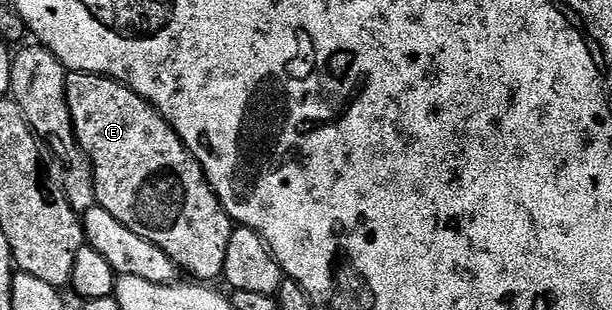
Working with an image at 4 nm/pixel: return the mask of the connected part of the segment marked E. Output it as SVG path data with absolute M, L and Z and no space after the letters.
M87 71L67 74L66 100L78 144L94 167L97 206L108 209L120 225L128 225L128 229L164 249L170 260L185 274L187 271L195 275L190 276L195 280L214 281L210 279L219 278L235 224L223 209L218 194L210 188L202 166L186 148L186 142L174 132L170 122L126 84L117 79L107 79L105 75L89 75Z

